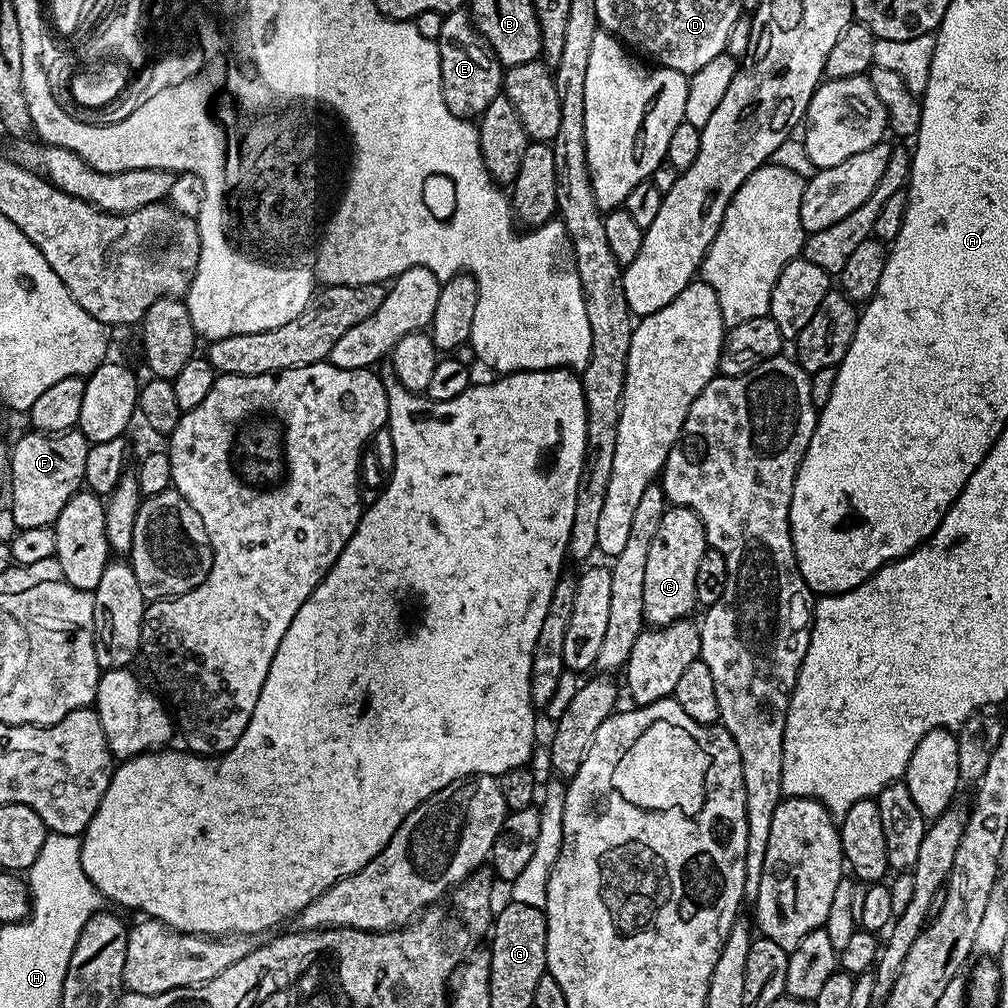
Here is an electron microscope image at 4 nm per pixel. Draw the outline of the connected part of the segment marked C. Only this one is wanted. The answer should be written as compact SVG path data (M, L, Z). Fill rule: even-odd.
M669 506L662 514L658 534L650 542L650 554L646 558L646 578L642 585L644 619L649 625L673 624L675 620L691 617L692 608L697 607L696 579L698 562L708 549L704 536L704 523L689 508Z

